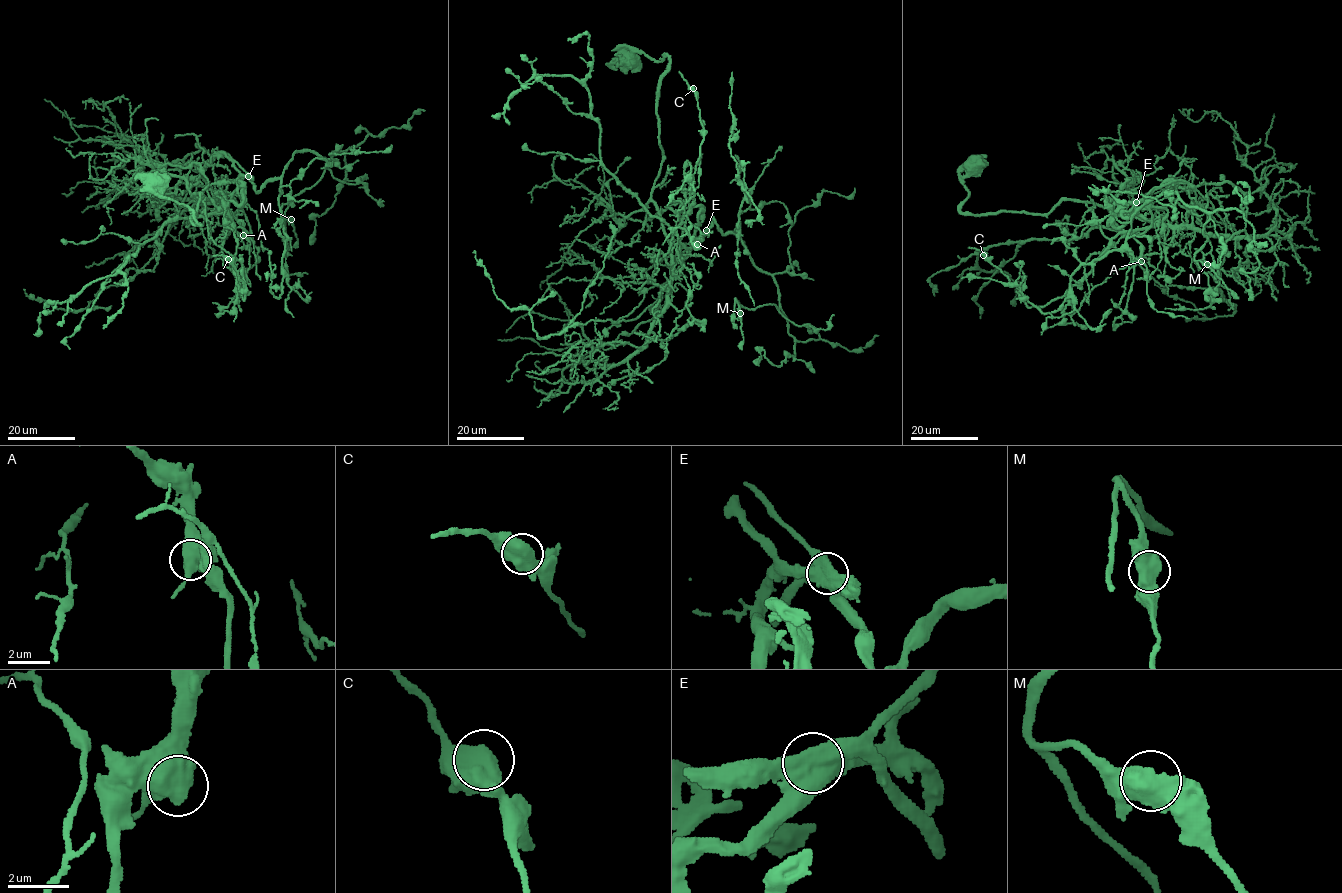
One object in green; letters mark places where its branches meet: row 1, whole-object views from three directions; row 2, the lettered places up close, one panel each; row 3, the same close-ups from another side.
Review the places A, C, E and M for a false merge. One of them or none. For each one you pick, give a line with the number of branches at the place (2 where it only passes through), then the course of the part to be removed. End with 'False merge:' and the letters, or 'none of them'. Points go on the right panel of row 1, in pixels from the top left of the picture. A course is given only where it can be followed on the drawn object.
E: Branches: 2. Course of the part to remove: (1136, 201), (1181, 179), (1210, 202), (1226, 226), (1219, 289), (1234, 311), (1205, 319), (1157, 280)
False merge: E

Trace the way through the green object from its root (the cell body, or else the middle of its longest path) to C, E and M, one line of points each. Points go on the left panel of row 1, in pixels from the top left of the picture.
C: (157, 183), (194, 224), (192, 194), (219, 201), (211, 213), (233, 231), (243, 300), (228, 259)
E: (157, 183), (201, 224), (191, 218), (200, 193), (192, 194), (216, 199), (223, 181), (248, 175)
M: (157, 183), (201, 224), (192, 194), (216, 199), (240, 176), (259, 191), (313, 151), (326, 169), (291, 219)

